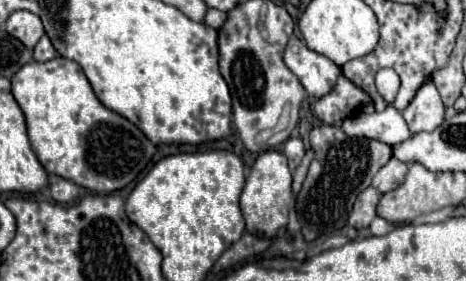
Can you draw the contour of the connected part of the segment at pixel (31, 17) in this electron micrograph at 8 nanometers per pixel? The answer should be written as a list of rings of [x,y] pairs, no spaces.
[[[14,11],[8,19],[6,19],[6,31],[20,39],[28,49],[32,49],[38,39],[44,35],[44,27],[38,15],[30,13],[30,11]]]

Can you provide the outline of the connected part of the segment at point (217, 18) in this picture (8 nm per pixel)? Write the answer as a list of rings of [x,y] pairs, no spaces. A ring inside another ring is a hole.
[[[210,9],[208,13],[206,13],[206,19],[204,19],[204,23],[206,25],[210,25],[210,27],[214,27],[214,29],[220,29],[222,25],[224,25],[224,21],[228,19],[228,15],[224,13],[224,11],[218,11],[218,9]]]

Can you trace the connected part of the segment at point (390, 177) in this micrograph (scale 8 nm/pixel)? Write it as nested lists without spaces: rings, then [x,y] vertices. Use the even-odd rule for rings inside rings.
[[[390,159],[372,179],[372,185],[380,191],[380,193],[388,193],[394,191],[396,187],[400,187],[404,183],[404,177],[408,173],[408,165],[398,161],[398,159]]]

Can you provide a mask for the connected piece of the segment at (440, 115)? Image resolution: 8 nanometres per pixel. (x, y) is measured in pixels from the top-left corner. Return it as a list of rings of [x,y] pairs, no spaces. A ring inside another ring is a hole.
[[[432,81],[424,83],[412,103],[402,111],[412,135],[434,131],[444,121],[444,105]]]

